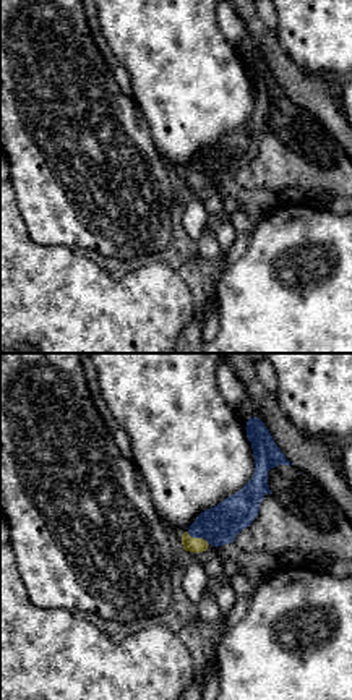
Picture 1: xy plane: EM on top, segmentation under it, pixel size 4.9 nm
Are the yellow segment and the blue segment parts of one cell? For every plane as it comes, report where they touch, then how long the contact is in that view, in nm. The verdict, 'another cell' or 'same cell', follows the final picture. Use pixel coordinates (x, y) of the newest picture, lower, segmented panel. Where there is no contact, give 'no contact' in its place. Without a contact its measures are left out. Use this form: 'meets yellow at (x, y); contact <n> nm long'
meets yellow at (198, 538); contact 130 nm long

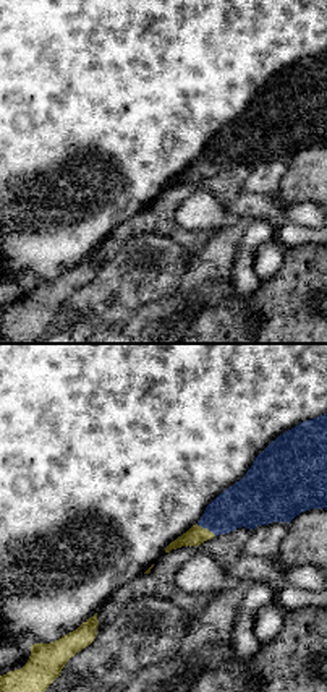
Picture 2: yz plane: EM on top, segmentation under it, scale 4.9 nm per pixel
meets yellow at (206, 529); contact 120 nm long

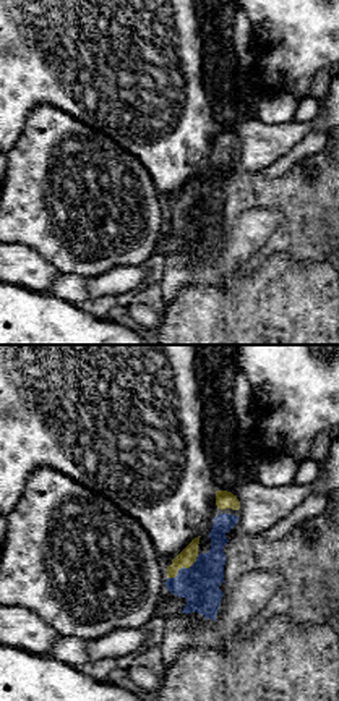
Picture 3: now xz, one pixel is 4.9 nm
meets yellow at (184, 565); contact 200 nm long

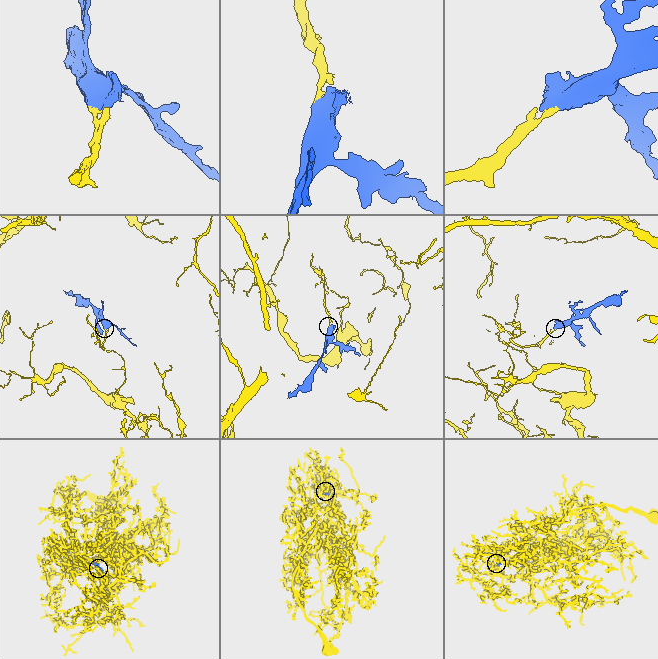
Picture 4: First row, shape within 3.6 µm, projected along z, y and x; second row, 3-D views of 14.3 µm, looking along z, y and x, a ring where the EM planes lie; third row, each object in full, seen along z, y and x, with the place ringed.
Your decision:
same cell

